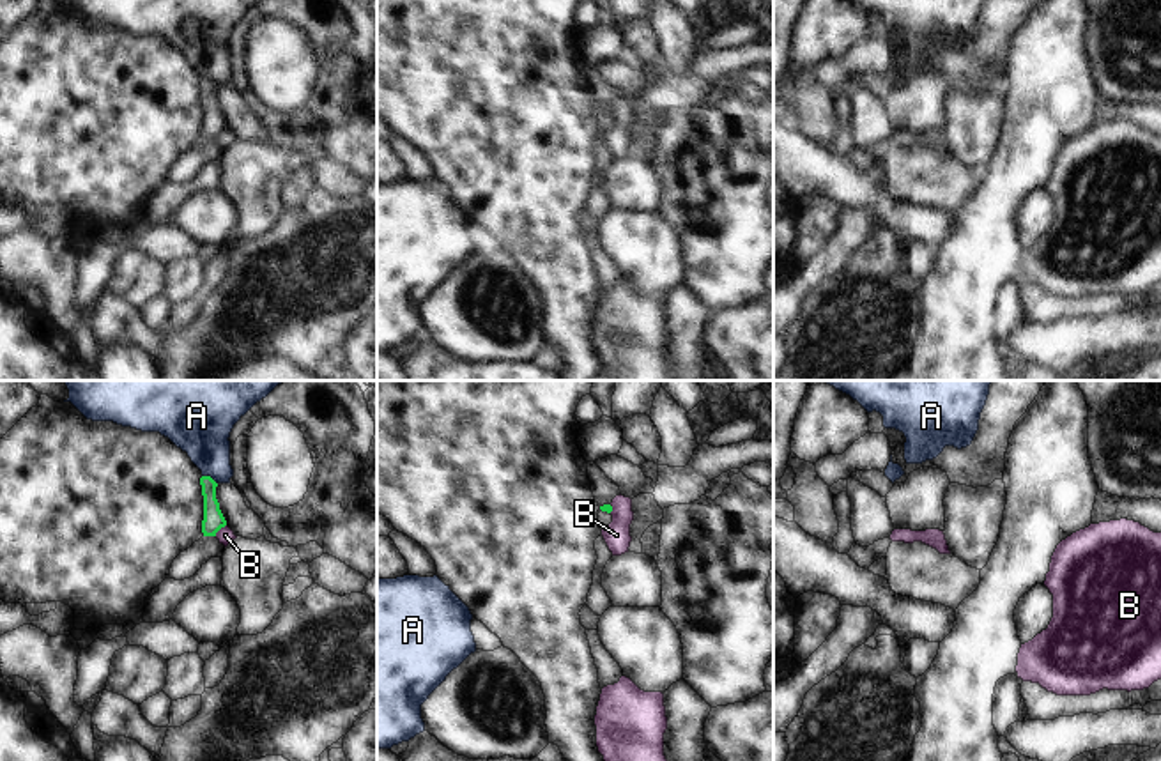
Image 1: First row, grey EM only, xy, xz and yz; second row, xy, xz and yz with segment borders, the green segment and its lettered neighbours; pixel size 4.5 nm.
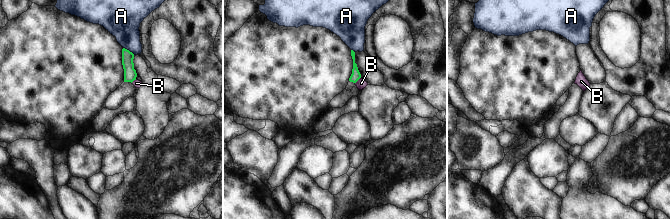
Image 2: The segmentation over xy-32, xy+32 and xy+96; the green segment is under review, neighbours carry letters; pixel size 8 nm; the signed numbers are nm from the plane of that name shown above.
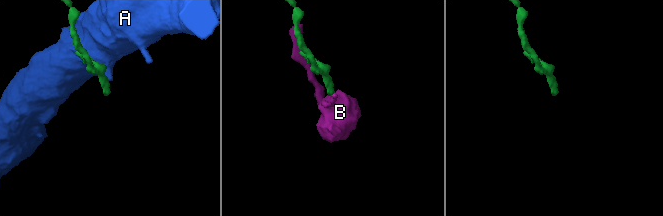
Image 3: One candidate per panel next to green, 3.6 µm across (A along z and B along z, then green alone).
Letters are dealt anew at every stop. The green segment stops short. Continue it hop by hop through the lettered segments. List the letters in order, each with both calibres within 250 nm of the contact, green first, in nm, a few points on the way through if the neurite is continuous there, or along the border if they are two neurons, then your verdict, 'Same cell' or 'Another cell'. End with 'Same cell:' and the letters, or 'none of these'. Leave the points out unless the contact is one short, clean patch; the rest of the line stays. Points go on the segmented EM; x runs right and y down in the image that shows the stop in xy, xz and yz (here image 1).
A: Thickness 100 nm (green) against 280 nm. Boundary: xy (202, 475), (207, 475), (216, 484). Another cell
B: Thickness 100 nm (green) against 80 nm. Boundary: xy (225, 524), (215, 535). Another cell
Same cell: none of these.

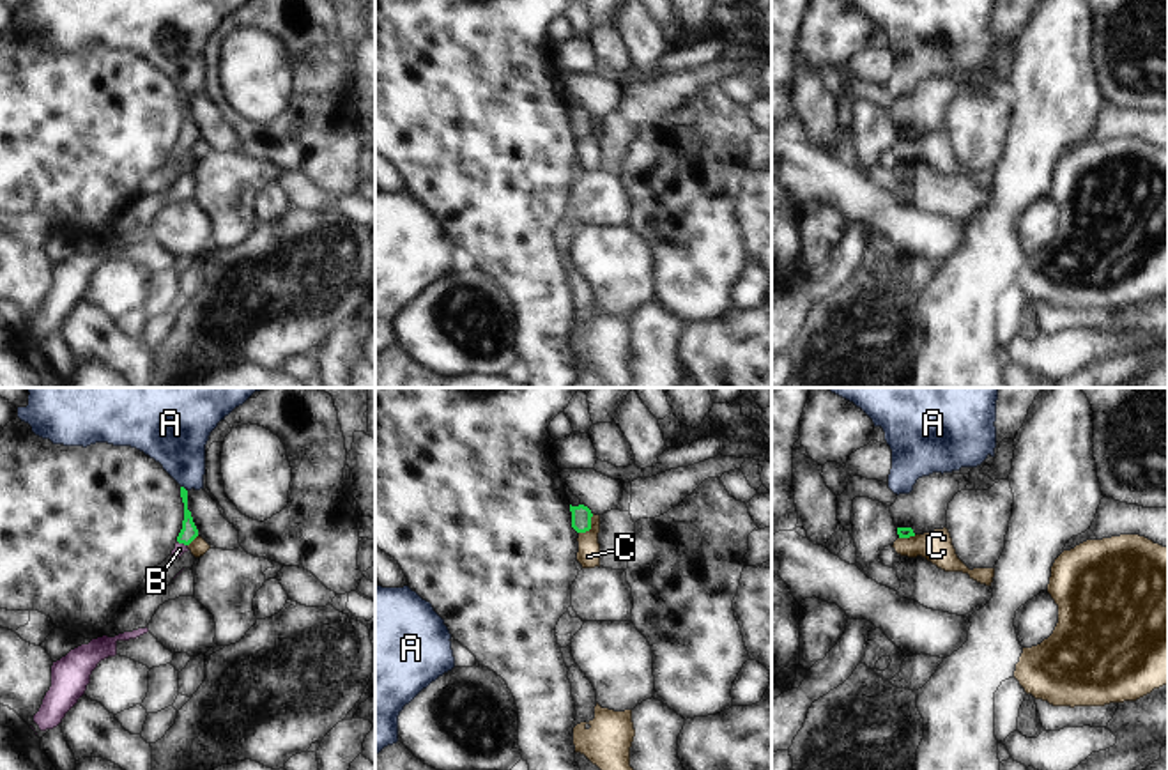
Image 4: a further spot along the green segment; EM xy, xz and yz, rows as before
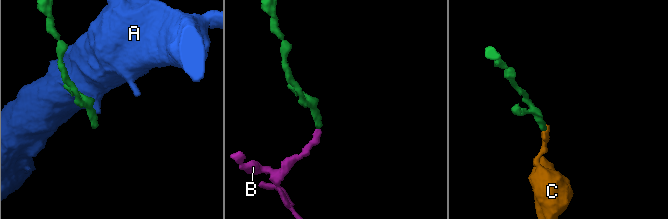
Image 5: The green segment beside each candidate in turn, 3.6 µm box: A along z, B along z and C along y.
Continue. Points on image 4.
A: Thickness 80 nm (green) against 300 nm. Boundary: xy (181, 485), (184, 489). Another cell
B: Thickness 80 nm (green) against 50 nm. Path across: xy (188, 533), (183, 542), (179, 549). Same cell
C: Thickness 100 nm (green) against 100 nm. Boundary: xz (593, 514), (591, 526), (579, 533). Another cell
Same cell: B.

